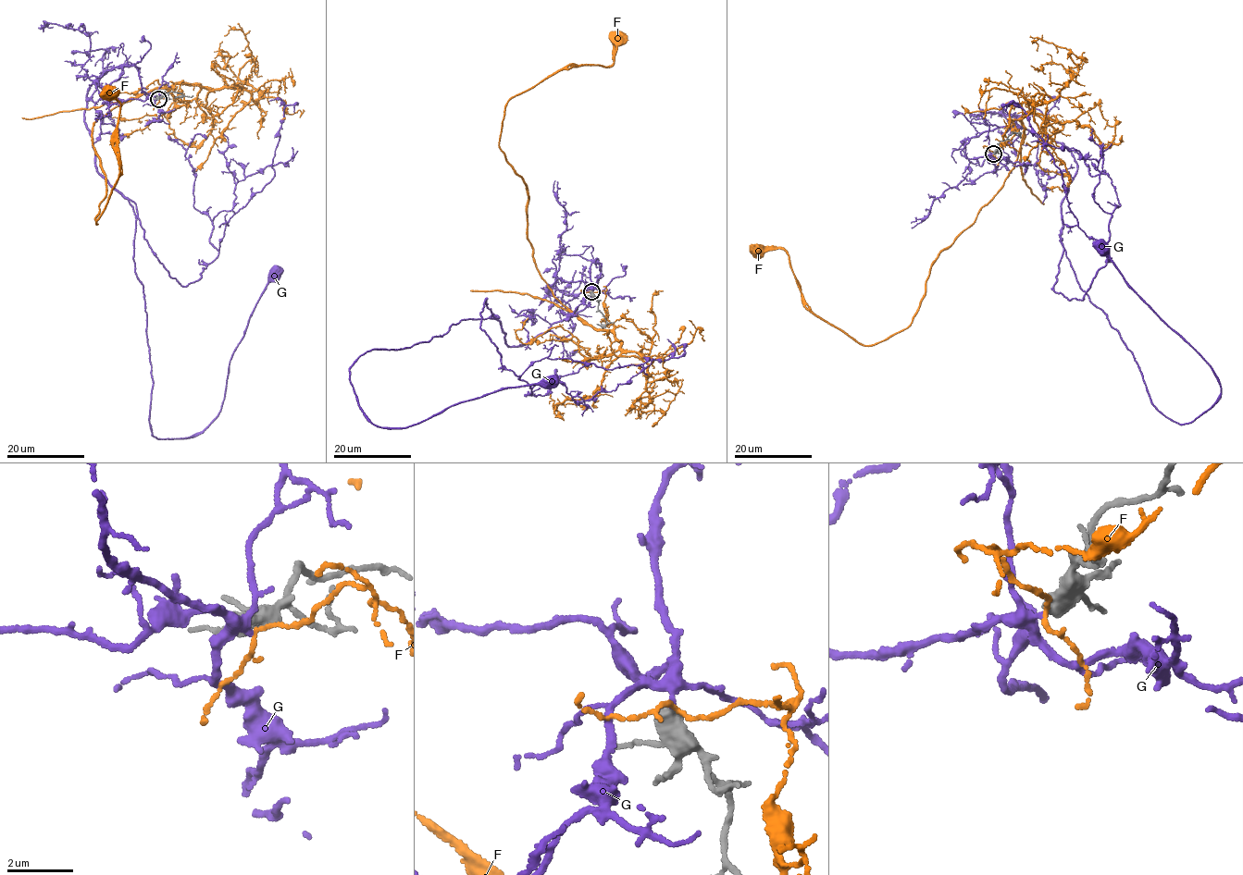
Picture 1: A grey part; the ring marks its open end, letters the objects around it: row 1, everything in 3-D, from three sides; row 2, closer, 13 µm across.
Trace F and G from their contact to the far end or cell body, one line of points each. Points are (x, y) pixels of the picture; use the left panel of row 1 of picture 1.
F: (159, 99), (182, 103), (182, 81), (93, 124), (105, 187), (96, 224), (120, 169), (120, 104), (107, 89)
G: (159, 99), (122, 65), (89, 85), (84, 122), (136, 221), (152, 434), (189, 438), (219, 412), (275, 274)

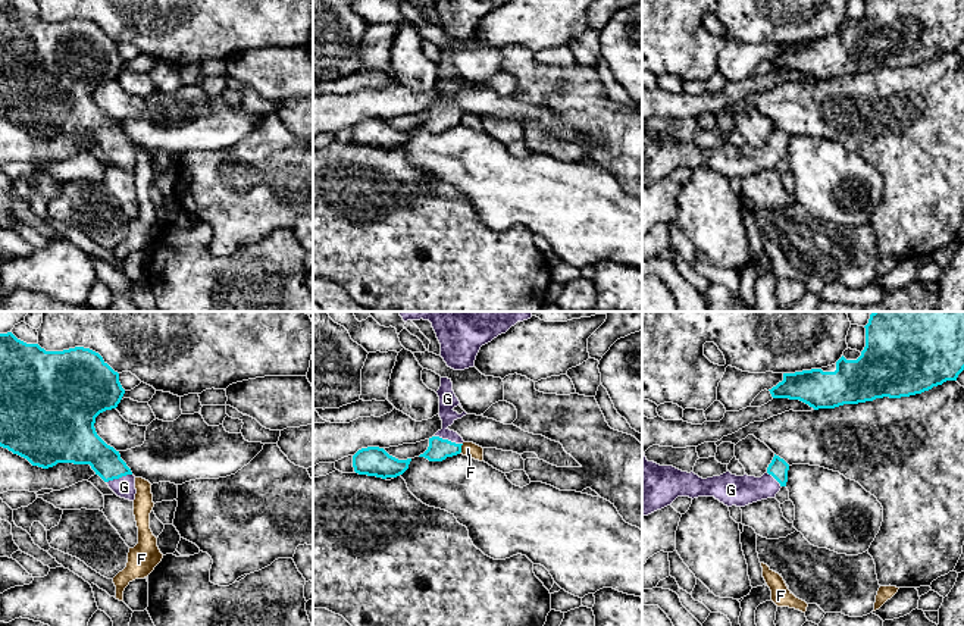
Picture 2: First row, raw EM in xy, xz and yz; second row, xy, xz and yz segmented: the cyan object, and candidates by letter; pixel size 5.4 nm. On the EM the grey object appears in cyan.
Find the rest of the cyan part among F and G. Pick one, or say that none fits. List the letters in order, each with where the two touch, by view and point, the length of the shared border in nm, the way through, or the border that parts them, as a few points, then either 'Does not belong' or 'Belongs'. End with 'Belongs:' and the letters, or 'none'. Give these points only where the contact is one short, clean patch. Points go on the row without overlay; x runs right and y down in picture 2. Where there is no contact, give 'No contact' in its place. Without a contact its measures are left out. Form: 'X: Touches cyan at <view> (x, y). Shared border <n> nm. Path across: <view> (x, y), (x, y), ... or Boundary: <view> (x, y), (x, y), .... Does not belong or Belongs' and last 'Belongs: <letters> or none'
F: Touches cyan at xz (460, 119). Shared border 60 nm. Boundary: xz (463, 115), (459, 124). Does not belong
G: Touches cyan at xz (447, 110). Shared border 160 nm. Path across: xz (438, 121), (447, 110), (447, 69). Belongs
Belongs: G

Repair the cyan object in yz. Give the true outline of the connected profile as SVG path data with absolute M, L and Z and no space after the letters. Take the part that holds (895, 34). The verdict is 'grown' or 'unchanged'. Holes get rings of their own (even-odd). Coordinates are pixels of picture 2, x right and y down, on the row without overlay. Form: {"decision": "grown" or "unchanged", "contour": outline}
{"decision": "unchanged", "contour": "M866 0L866 18L857 31L844 26L836 32L835 43L821 40L783 44L783 51L770 62L773 69L799 71L814 81L858 75L876 69L901 69L932 60L946 51L957 51L964 41L964 0Z"}

